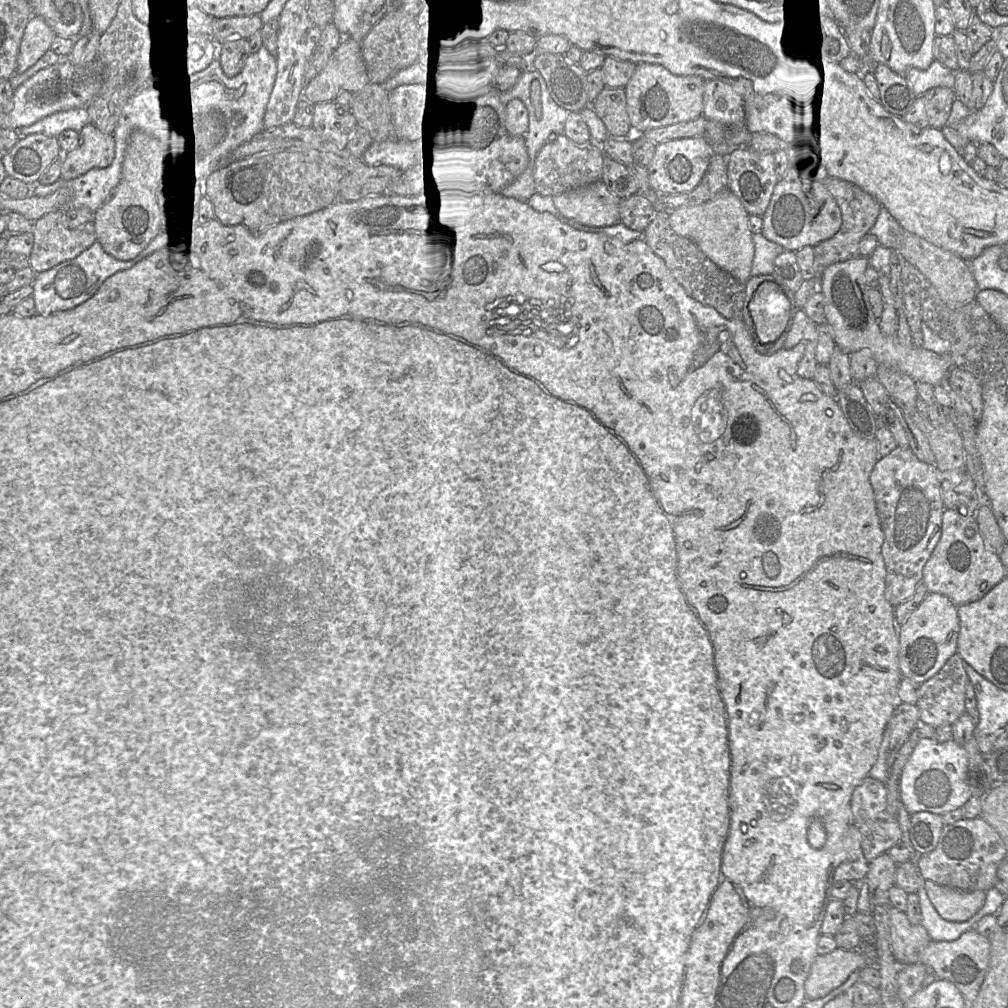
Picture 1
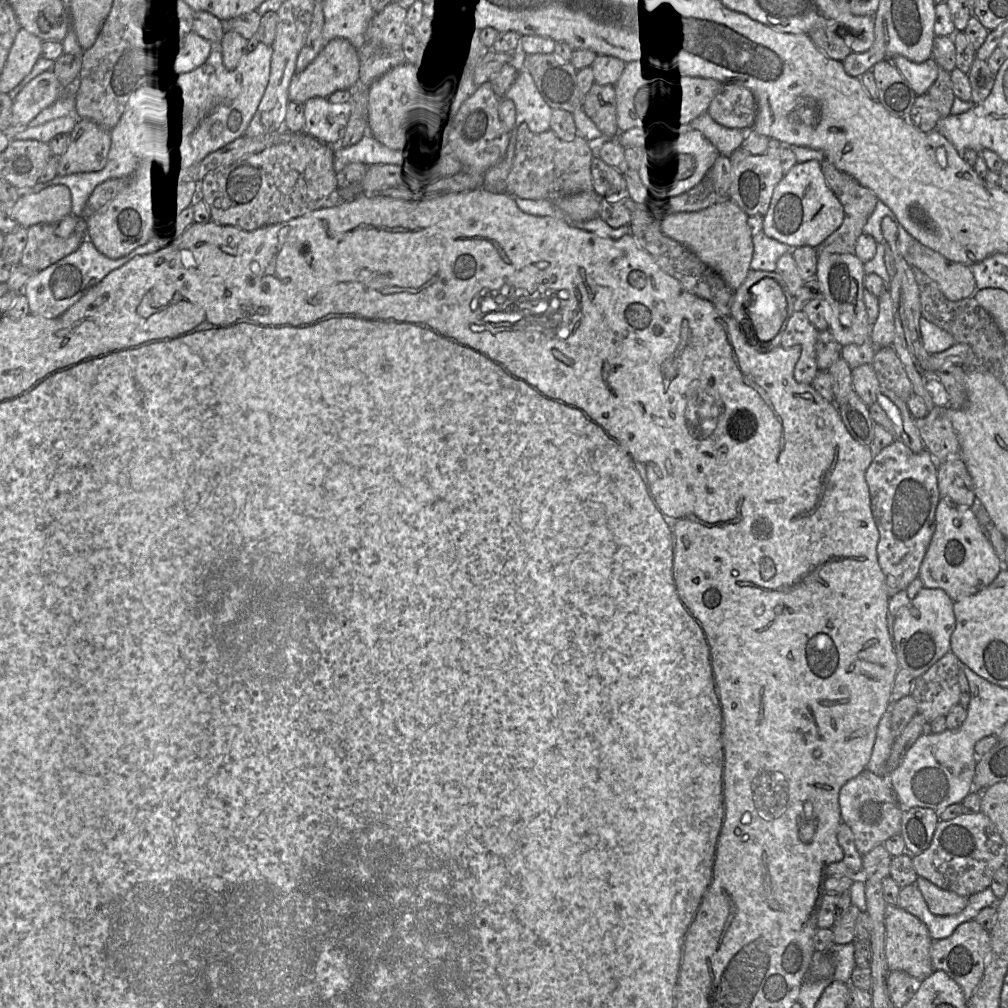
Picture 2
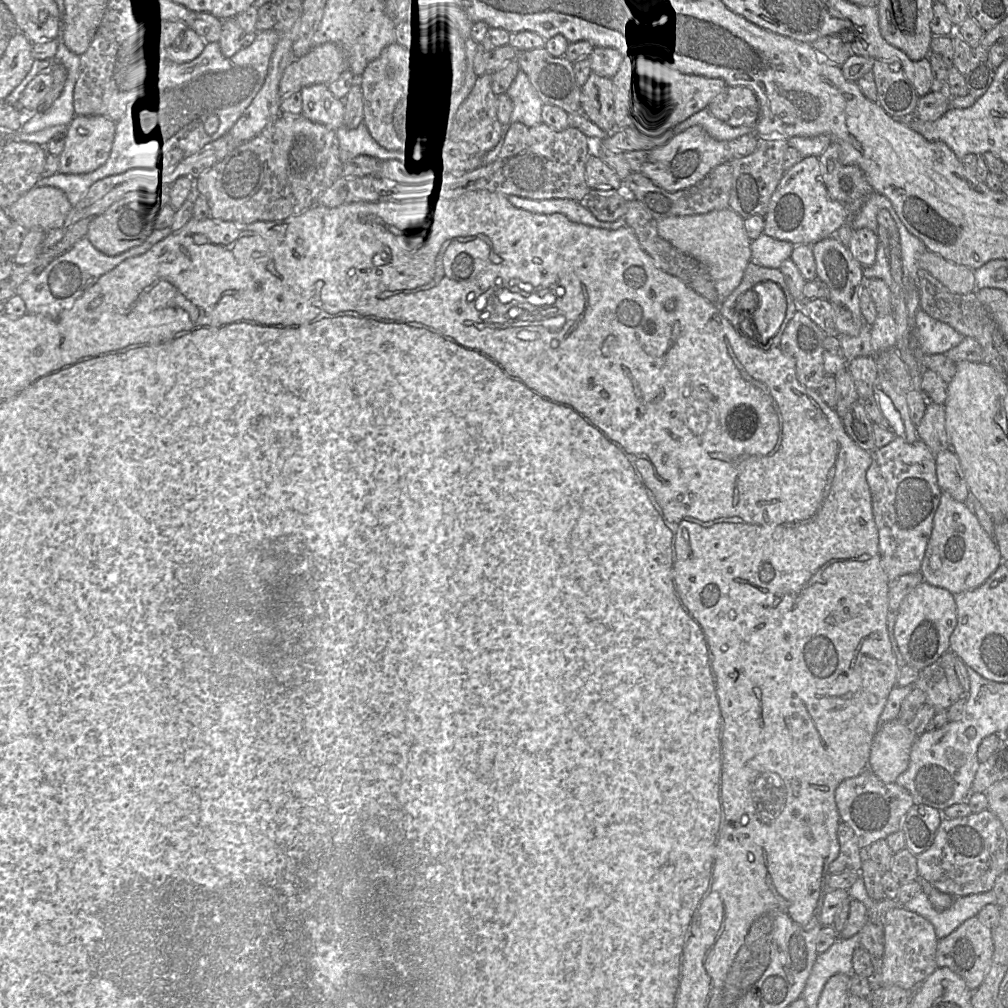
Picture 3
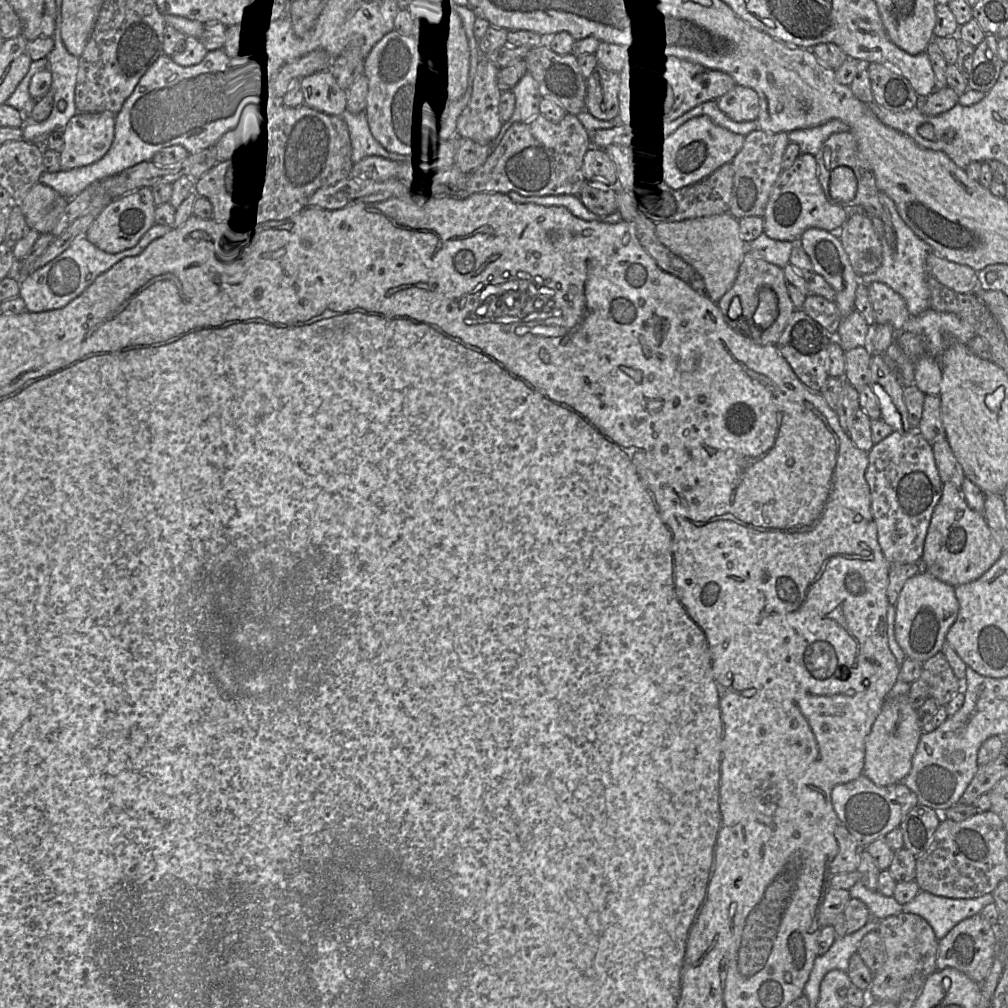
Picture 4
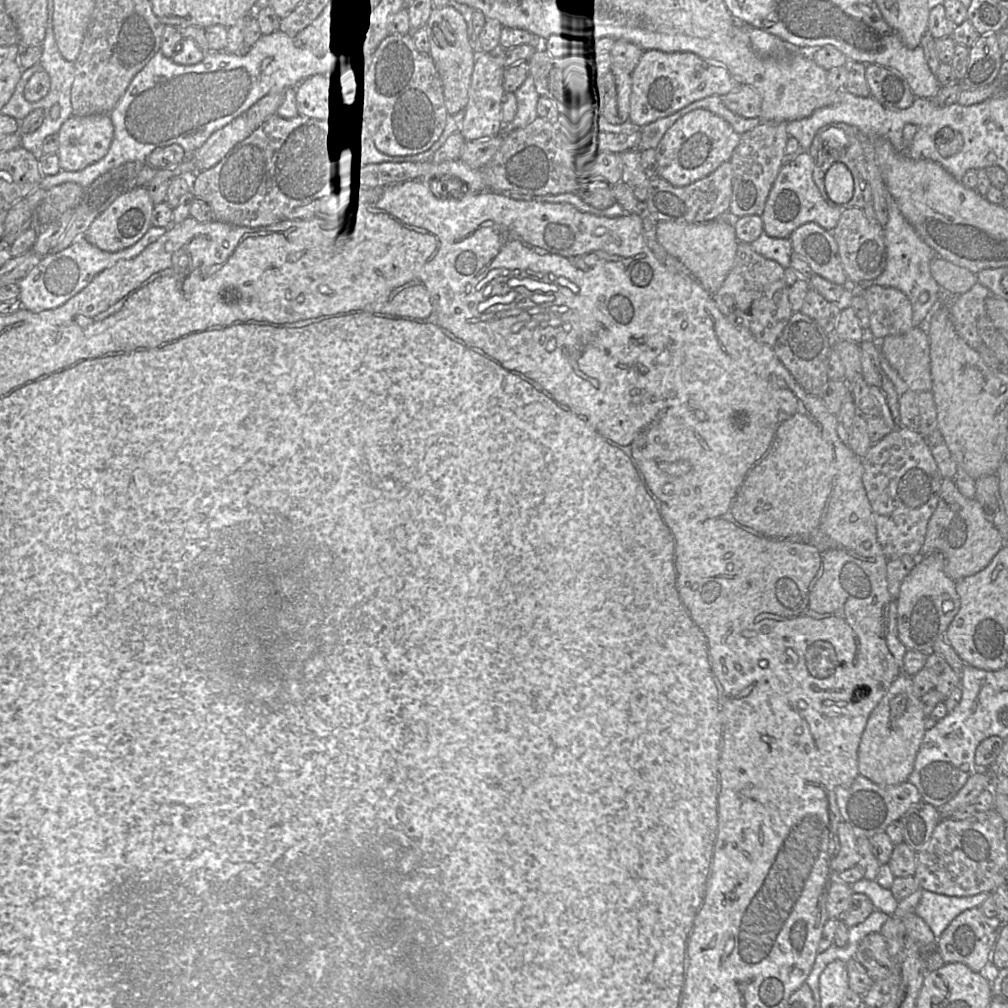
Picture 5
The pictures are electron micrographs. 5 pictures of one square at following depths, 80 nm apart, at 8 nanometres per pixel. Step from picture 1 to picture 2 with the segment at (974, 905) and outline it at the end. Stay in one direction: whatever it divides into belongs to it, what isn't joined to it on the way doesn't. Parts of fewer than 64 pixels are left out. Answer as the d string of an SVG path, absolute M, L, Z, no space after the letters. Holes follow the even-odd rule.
M918 876L916 885L922 892L930 911L939 916L960 913L968 903L968 897L942 889Z

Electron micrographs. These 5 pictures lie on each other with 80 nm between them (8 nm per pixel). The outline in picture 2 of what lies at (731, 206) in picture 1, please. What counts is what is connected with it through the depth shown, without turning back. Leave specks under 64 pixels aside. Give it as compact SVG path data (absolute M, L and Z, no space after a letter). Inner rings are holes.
M731 199L706 209L679 211L662 218L662 232L681 243L707 266L716 271L726 284L736 291L750 271L753 257L753 235L748 226L748 215Z

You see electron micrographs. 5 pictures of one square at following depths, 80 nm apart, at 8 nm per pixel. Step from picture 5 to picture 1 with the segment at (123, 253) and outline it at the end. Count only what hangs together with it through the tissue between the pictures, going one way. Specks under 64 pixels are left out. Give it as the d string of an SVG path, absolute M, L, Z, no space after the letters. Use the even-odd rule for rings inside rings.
M160 230L143 251L134 259L120 261L107 254L101 244L95 241L88 249L77 257L66 260L55 267L37 273L32 285L32 297L35 304L35 314L49 316L51 314L73 309L96 294L103 282L113 274L133 267L154 251L162 248L173 240L172 231Z

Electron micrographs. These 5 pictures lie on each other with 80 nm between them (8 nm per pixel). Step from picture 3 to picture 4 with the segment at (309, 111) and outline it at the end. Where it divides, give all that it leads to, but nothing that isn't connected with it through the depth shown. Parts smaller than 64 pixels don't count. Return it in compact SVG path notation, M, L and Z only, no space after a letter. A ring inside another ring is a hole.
M329 70L304 77L299 86L303 94L303 105L334 116L342 116L346 110L346 91L337 85Z

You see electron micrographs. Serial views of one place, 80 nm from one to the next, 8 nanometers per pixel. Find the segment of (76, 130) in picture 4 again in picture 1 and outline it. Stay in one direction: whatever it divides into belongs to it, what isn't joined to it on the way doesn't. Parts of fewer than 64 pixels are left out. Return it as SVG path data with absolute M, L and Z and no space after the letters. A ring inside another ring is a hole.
M88 123L79 132L76 145L63 153L60 178L72 180L93 168L105 168L112 163L114 156L113 135L104 134Z

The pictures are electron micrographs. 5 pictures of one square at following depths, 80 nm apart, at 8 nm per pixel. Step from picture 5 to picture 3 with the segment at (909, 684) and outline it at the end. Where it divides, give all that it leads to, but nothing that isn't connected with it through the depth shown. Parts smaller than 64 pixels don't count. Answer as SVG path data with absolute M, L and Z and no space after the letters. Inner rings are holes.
M899 719L889 721L879 726L870 748L868 769L884 783L894 783L909 765L910 751L917 739L908 723Z

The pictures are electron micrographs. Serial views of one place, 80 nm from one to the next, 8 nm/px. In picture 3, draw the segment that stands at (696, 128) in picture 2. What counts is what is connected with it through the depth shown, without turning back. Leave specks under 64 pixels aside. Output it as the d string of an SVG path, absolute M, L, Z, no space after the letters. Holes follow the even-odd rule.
M704 108L699 112L693 114L684 121L684 124L673 127L673 130L674 132L684 131L685 129L695 125L701 126L710 136L720 141L730 141L735 140L743 135L755 134L755 127L747 127L747 126L732 127L716 118L708 108Z

